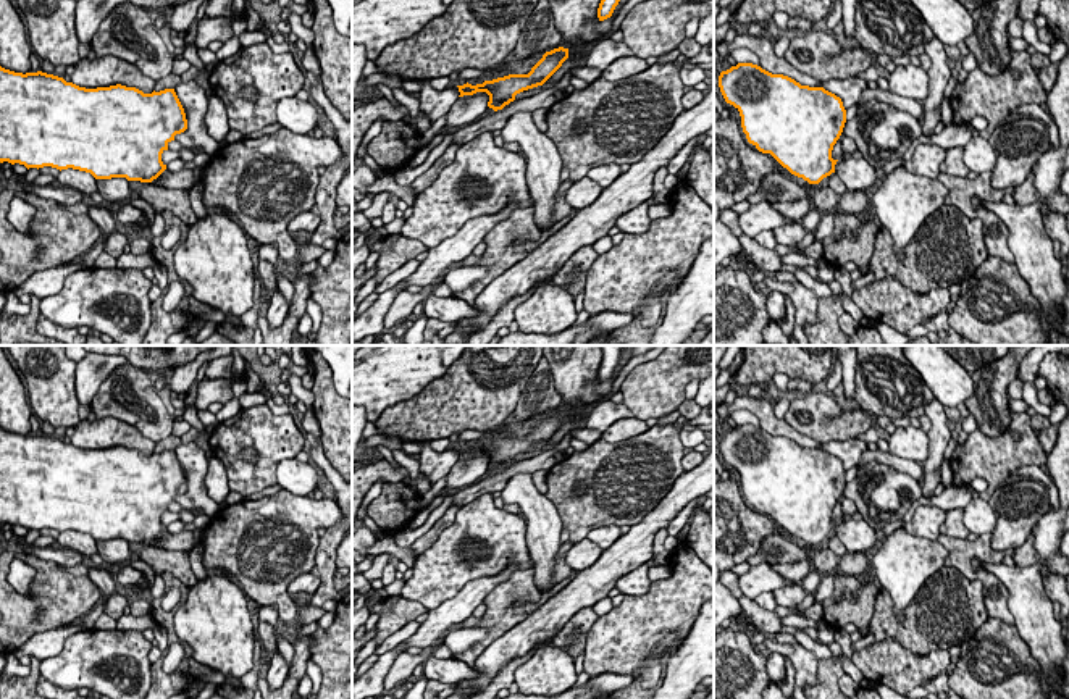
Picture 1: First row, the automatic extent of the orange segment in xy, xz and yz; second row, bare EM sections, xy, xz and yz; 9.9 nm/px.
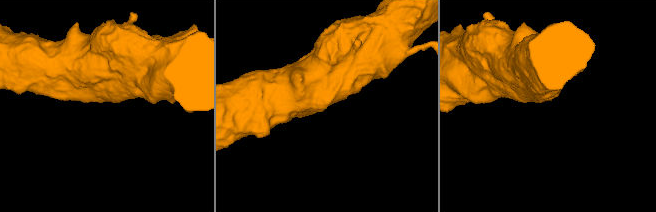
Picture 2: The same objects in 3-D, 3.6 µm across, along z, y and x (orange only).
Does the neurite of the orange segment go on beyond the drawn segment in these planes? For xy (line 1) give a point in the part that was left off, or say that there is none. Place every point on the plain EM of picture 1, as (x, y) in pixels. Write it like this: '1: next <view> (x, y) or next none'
1: next none

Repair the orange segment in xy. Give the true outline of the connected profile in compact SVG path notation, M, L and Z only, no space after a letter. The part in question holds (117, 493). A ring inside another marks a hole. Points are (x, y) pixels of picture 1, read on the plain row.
M0 428L0 525L29 529L79 531L95 541L152 544L165 531L161 515L187 491L174 450L144 455L121 446L86 450L63 439L15 434Z

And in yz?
M738 425L719 437L719 449L727 465L733 467L741 478L741 489L749 505L759 513L770 515L791 536L809 546L819 546L824 539L836 534L848 552L877 549L877 531L862 518L833 521L832 512L840 500L846 471L835 455L824 449L801 447L783 436L772 436L752 425Z

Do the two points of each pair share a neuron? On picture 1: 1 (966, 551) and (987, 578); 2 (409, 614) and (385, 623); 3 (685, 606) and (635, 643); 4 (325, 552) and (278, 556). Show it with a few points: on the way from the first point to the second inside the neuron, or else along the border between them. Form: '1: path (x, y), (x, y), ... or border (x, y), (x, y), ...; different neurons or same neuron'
1: path (966, 559), (966, 565), (974, 573), (979, 573); same neuron
2: path (402, 614), (391, 619); same neuron
3: path (672, 607), (648, 630); same neuron
4: border (320, 538), (314, 565); different neurons

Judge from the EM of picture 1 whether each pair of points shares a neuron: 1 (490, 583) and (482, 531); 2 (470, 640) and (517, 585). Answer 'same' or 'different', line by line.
1: different
2: different

